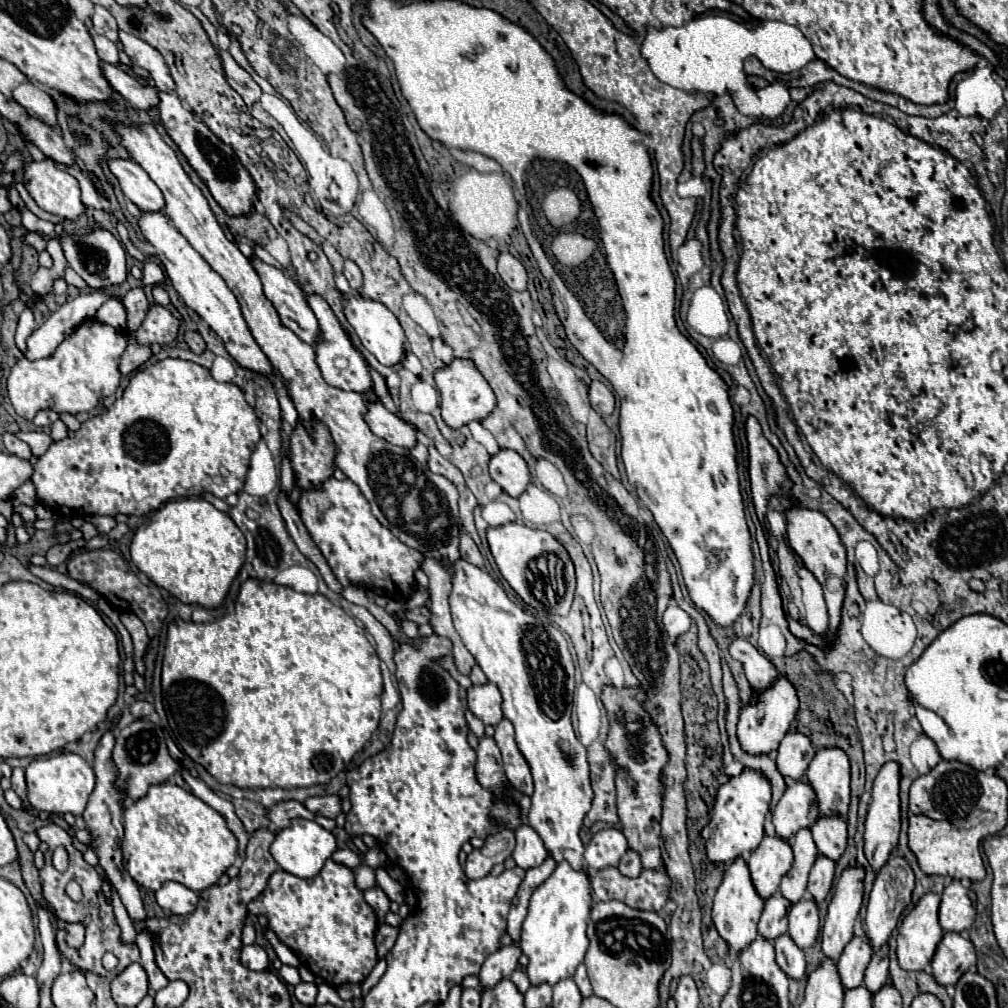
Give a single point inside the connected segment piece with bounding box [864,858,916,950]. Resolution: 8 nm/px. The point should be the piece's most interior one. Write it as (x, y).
(891, 894)

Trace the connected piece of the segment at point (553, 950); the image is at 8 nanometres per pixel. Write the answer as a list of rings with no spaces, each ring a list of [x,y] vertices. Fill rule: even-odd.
[[[560,862],[552,876],[532,894],[528,916],[522,926],[520,950],[528,956],[526,974],[532,986],[558,984],[574,976],[576,966],[584,960],[588,950],[586,924],[592,906],[592,886],[586,872],[574,870],[568,862]]]

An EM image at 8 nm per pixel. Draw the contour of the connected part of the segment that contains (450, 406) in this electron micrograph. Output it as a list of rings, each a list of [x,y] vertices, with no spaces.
[[[454,360],[450,366],[440,368],[436,372],[436,386],[440,390],[440,410],[442,418],[450,428],[462,428],[470,422],[482,422],[496,406],[496,396],[488,382],[482,378],[482,374],[476,370],[472,362]]]

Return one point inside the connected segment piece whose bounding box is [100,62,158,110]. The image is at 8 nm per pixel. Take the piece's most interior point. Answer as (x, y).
(138, 96)

